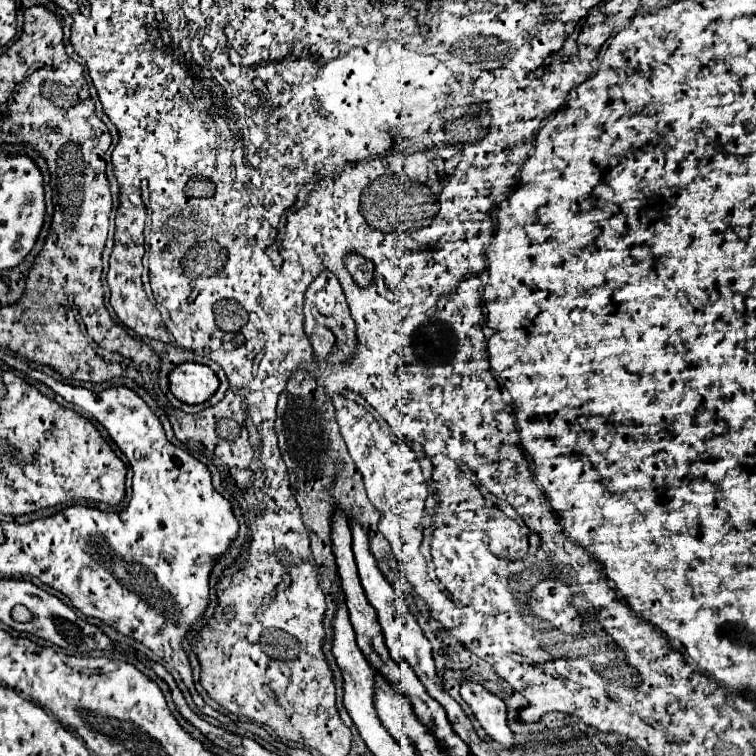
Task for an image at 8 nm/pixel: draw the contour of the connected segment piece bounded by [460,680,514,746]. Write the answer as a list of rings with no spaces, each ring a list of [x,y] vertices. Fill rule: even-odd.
[[[462,680],[460,696],[472,708],[472,712],[478,718],[478,722],[482,724],[482,728],[496,742],[500,742],[504,746],[512,744],[514,734],[510,732],[508,722],[506,722],[506,704],[496,694],[486,690],[480,682]]]

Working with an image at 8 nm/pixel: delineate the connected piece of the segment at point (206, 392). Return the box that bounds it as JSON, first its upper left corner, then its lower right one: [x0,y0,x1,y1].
[168,362,220,404]

